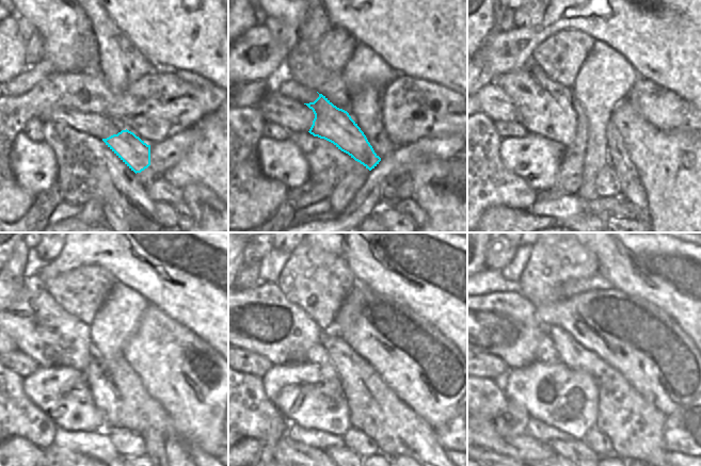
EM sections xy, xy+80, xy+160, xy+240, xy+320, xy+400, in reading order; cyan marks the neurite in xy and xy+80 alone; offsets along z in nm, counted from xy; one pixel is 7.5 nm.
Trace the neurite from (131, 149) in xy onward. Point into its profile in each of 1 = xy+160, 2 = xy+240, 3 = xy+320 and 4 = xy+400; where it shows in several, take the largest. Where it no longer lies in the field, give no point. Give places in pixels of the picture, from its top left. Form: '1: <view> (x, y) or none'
1: xy+160 (545, 108)
2: xy+240 (42, 330)
3: xy+320 (261, 320)
4: xy+400 (500, 323)

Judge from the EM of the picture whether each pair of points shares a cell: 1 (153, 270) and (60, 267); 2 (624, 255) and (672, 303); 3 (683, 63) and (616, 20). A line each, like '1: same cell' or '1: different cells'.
1: same cell
2: same cell
3: same cell

